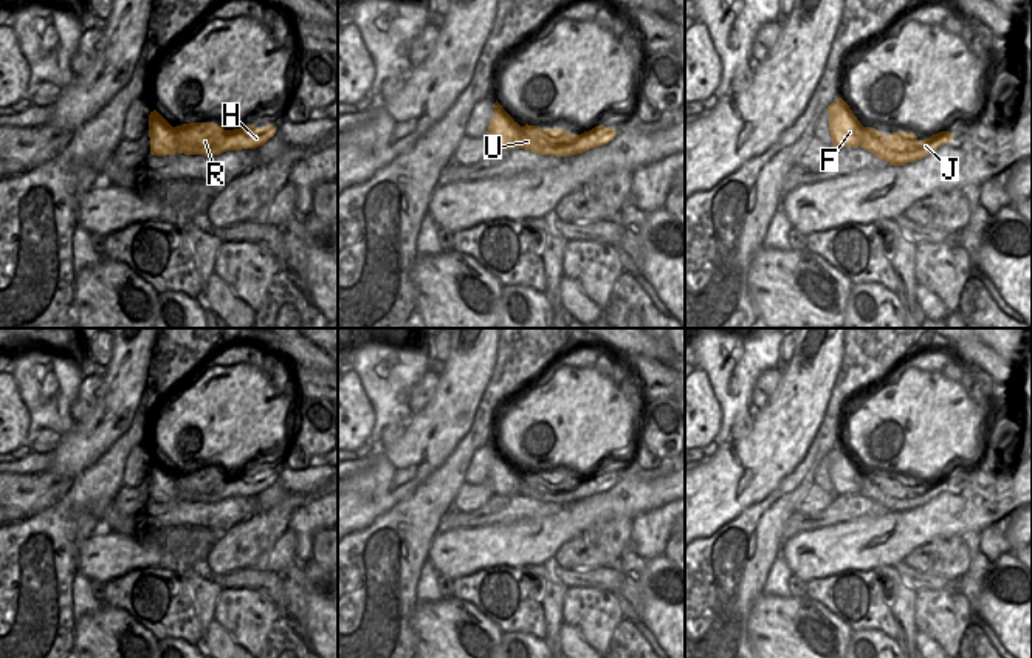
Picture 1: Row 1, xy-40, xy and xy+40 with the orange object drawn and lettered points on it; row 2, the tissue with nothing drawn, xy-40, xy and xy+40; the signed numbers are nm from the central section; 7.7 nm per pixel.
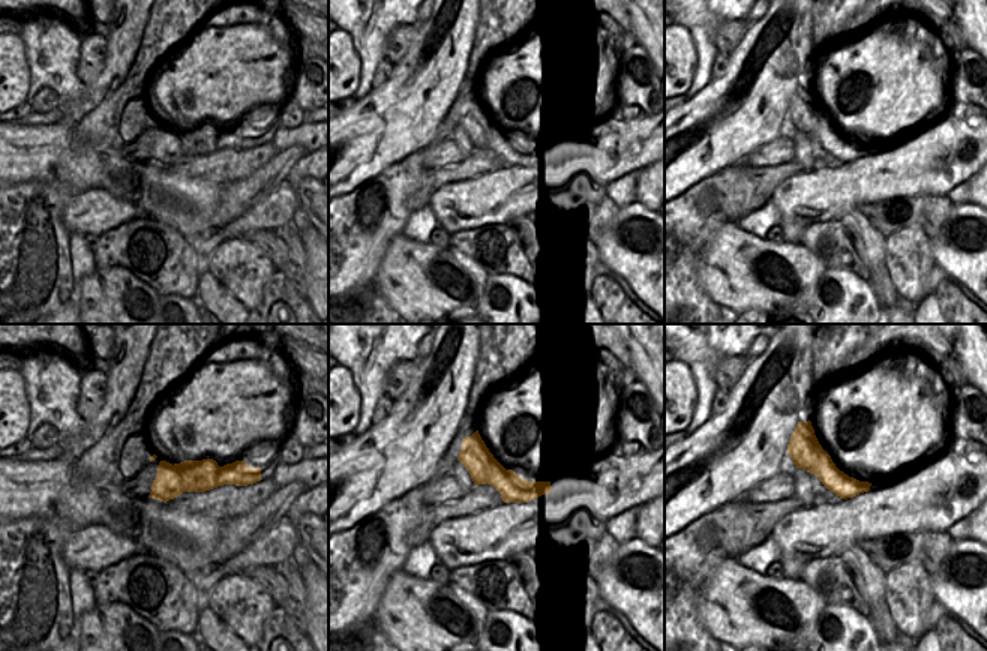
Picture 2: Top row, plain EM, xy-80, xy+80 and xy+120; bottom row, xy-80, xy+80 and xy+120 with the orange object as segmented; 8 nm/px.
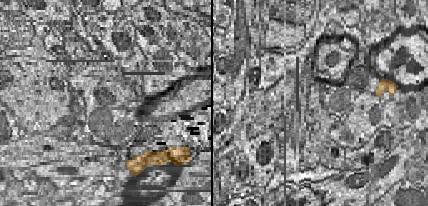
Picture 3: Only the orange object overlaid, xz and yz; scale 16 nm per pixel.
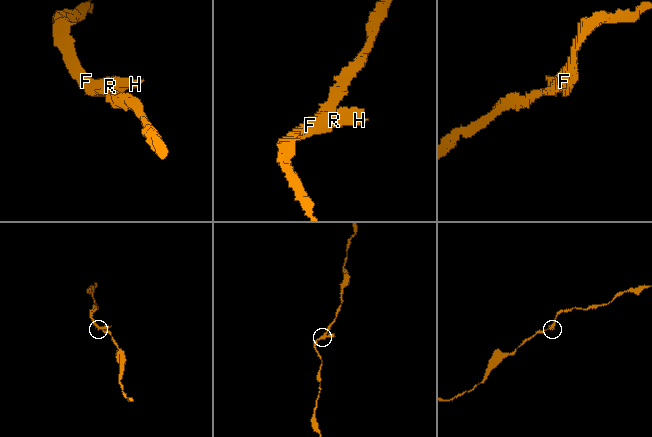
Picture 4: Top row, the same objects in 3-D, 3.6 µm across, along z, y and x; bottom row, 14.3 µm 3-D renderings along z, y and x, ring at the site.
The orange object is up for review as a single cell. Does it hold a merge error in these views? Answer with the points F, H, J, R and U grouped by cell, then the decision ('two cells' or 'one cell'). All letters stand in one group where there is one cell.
F H J R U | one cell

